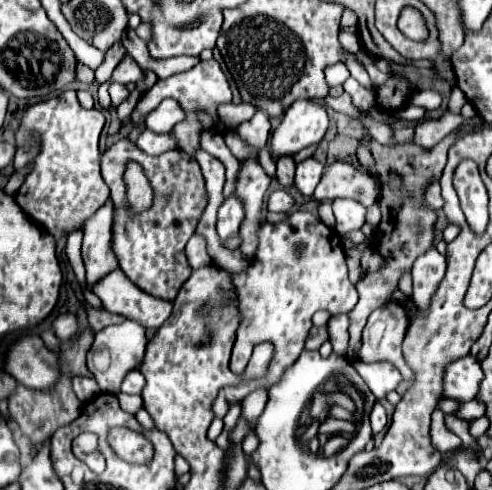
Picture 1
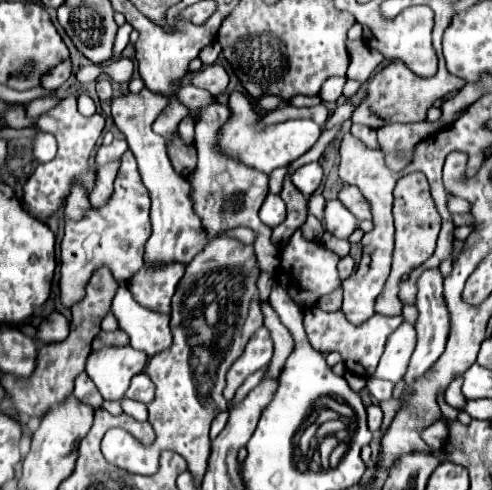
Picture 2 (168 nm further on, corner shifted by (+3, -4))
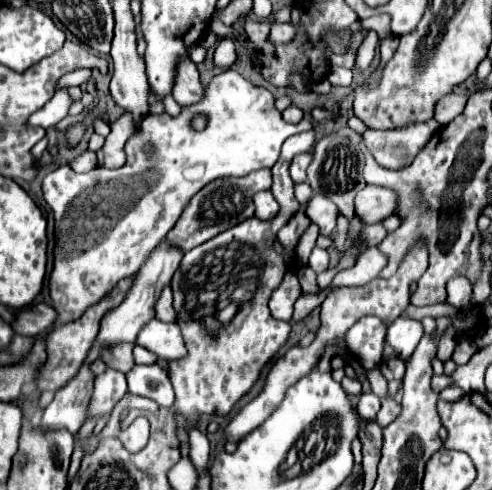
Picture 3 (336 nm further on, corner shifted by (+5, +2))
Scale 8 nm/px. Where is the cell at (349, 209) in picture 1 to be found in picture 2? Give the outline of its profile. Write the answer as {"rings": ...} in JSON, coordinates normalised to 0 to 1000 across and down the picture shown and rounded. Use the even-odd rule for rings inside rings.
{"rings":[[[671,408],[659,429],[659,465],[687,486],[707,486],[728,465],[728,449],[720,449],[720,437],[695,412]]]}

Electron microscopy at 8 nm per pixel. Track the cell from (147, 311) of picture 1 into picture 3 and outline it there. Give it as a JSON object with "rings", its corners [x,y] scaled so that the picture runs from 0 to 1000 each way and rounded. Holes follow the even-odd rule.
{"rings":[[[317,649],[305,653],[289,669],[276,698],[285,706],[309,714],[313,722],[321,722],[321,731],[333,739],[374,731],[374,722],[378,722],[378,706],[374,706],[374,690],[366,682],[366,665],[362,661],[337,661],[337,657],[325,657]]]}

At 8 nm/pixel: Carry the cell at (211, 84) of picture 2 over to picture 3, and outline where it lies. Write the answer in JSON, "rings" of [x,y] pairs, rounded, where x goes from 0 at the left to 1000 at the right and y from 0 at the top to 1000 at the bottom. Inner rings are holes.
{"rings":[[[459,73],[447,82],[439,110],[435,110],[435,131],[447,139],[467,139],[480,122],[478,86],[472,76]]]}

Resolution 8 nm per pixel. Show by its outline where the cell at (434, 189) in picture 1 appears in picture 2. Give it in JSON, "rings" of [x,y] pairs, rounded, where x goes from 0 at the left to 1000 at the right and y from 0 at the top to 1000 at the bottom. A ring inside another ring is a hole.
{"rings":[[[915,400],[915,404],[911,404],[911,429],[915,429],[919,437],[947,437],[947,433],[955,429],[955,416],[951,416],[947,408],[939,408],[939,404]]]}

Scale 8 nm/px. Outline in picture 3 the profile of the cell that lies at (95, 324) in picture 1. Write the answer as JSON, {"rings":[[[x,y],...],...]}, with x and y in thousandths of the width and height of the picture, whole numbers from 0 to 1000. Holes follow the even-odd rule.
{"rings":[[[236,702],[232,710],[211,714],[207,735],[211,735],[224,751],[260,763],[260,755],[268,755],[268,751],[276,747],[272,727],[268,727],[268,710],[272,710],[272,702]]]}

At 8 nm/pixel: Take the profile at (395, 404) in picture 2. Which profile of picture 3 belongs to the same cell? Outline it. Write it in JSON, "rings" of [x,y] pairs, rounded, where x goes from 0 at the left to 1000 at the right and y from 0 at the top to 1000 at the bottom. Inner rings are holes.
{"rings":[[[917,661],[898,684],[888,718],[888,727],[892,727],[896,737],[902,739],[911,735],[911,731],[917,733],[929,700],[929,684],[931,678],[921,661]]]}

